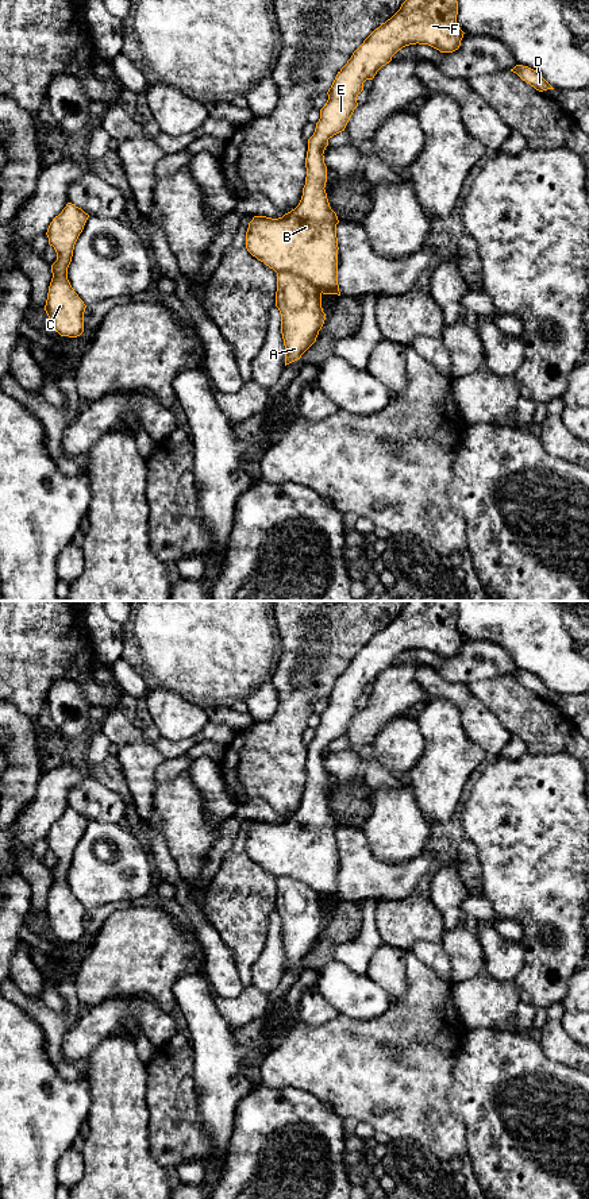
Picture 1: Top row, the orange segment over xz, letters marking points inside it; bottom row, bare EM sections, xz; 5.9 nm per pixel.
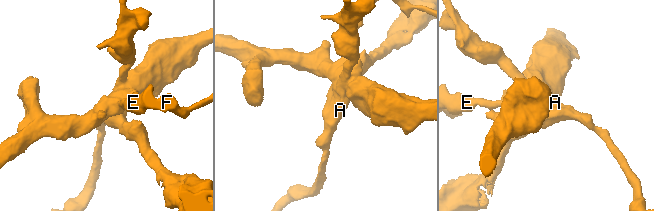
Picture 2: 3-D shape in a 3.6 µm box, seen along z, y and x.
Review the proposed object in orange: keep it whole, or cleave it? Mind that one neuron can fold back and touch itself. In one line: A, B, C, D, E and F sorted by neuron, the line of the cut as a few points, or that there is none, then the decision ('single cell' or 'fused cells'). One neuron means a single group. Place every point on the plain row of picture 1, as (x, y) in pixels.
A / B C D E F | xz (277, 876), (292, 876), (301, 881), (322, 897) | fused cells

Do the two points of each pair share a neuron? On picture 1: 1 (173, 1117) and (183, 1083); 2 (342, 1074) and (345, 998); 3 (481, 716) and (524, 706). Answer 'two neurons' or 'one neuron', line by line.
1: one neuron
2: two neurons
3: two neurons

